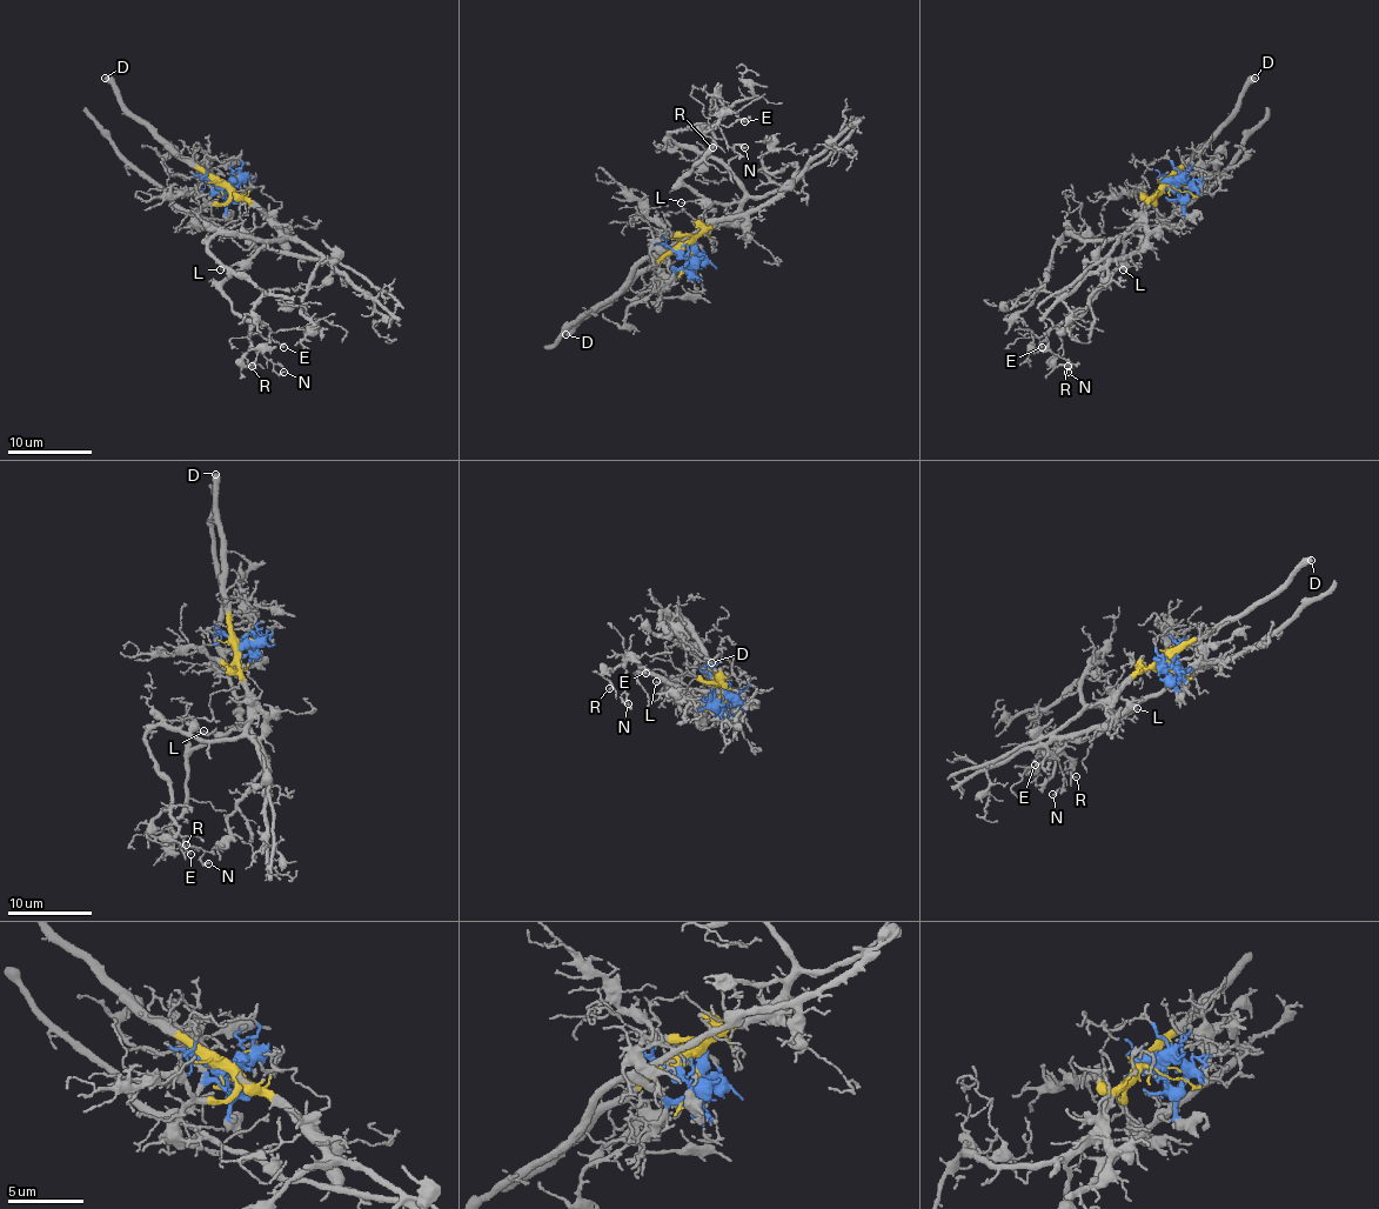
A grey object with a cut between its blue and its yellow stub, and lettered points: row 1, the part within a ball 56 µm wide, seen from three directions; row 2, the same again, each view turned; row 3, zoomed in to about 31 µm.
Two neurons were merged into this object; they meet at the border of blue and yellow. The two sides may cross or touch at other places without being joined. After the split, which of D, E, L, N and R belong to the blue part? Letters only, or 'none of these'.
none of these

